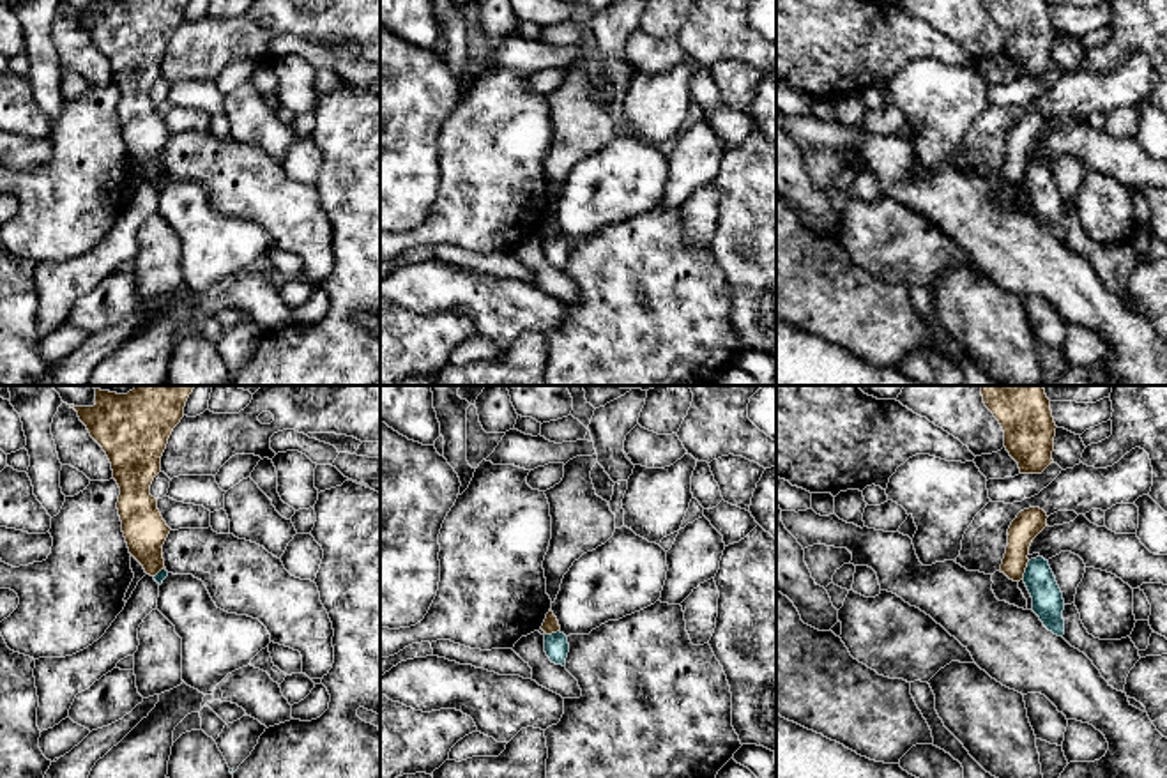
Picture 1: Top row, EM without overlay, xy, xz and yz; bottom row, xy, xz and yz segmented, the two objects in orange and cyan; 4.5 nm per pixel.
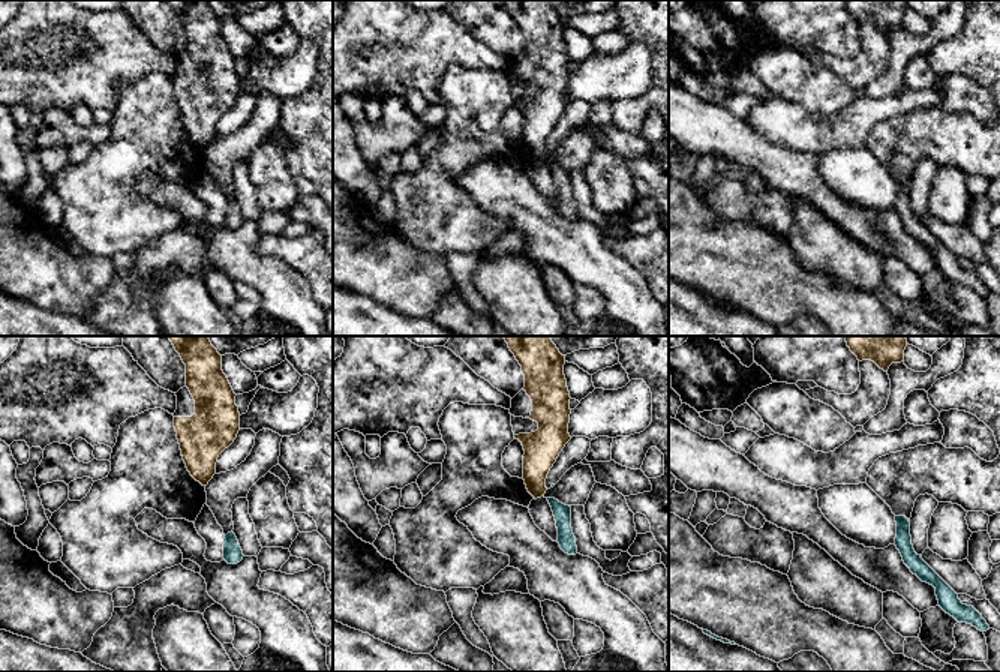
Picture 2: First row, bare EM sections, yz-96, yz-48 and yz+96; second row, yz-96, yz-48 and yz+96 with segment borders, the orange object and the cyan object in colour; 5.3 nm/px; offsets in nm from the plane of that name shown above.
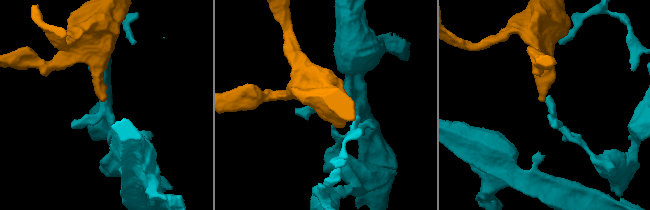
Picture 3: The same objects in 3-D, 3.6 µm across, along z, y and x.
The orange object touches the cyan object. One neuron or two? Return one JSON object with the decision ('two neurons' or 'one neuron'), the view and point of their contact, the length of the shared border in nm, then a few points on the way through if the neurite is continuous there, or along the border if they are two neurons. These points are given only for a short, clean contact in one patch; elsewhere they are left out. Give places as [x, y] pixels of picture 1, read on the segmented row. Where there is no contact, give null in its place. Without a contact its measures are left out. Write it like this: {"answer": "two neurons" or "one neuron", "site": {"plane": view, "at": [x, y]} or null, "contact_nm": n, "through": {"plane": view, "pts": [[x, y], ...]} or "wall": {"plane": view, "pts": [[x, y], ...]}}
{"answer": "two neurons", "site": {"plane": "yz", "at": [1024, 570]}, "contact_nm": 100, "wall": {"plane": "yz", "pts": [[1029, 561], [1021, 579]]}}

